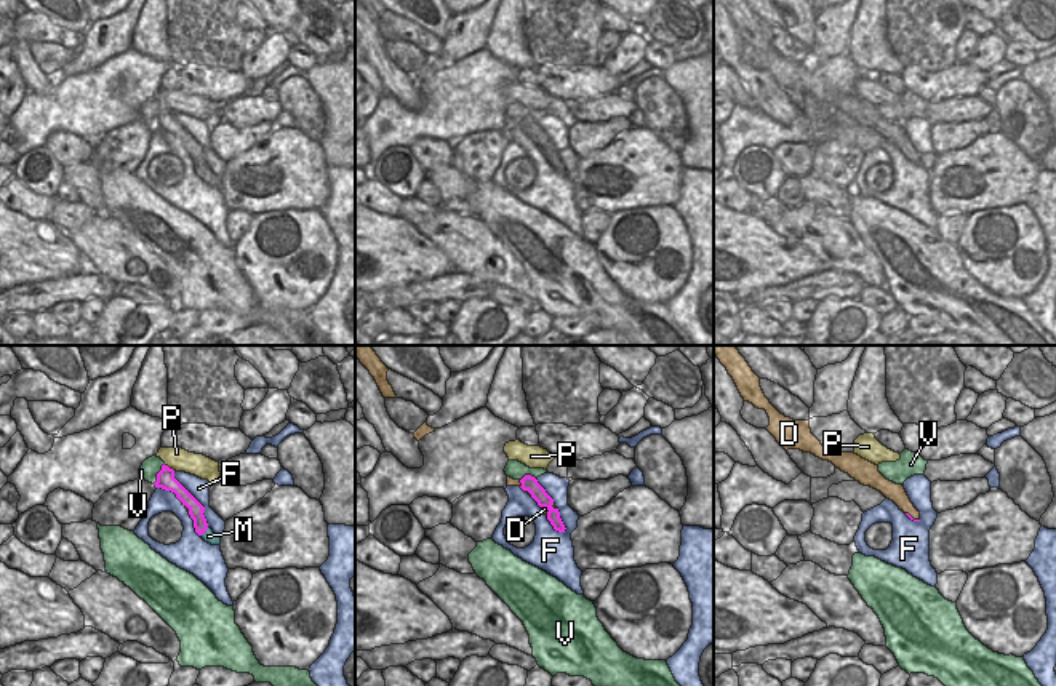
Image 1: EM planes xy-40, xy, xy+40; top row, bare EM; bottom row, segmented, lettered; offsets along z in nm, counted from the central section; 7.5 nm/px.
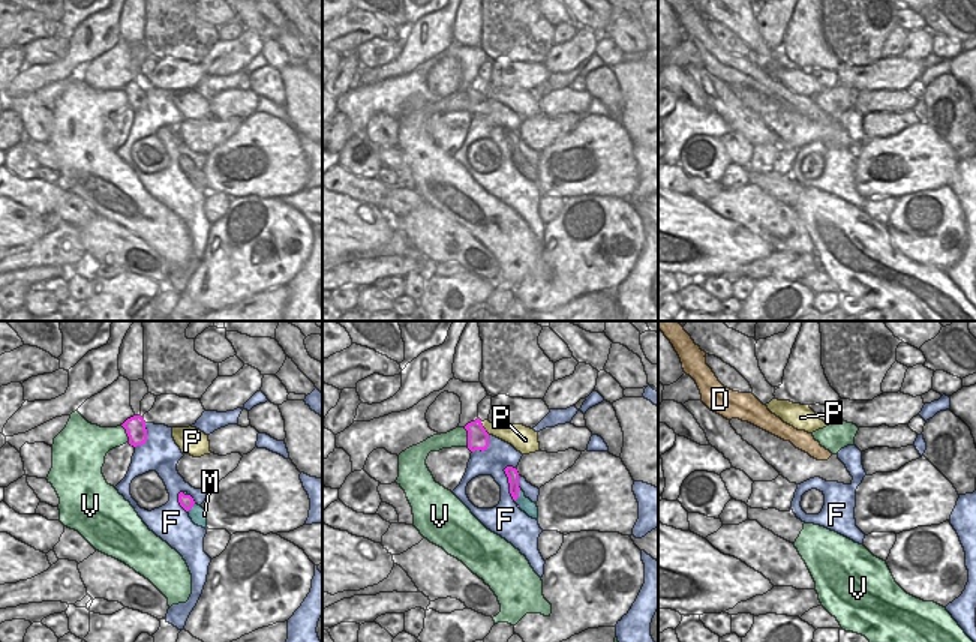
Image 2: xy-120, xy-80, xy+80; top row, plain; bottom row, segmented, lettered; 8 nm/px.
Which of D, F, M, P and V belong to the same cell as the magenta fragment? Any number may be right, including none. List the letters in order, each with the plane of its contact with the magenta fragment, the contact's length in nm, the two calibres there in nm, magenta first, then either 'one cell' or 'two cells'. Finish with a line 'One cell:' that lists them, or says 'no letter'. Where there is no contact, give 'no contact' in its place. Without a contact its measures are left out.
D: meets magenta in xy+40; contact 130 nm long; 20 nm thick on the magenta side, 140 nm on the other; two cells
F: meets magenta in xy-40; contact 500 nm long; 120 nm thick on the magenta side, 150 nm on the other; two cells
M: meets magenta in xy-40; contact 100 nm long; 120 nm thick on the magenta side, 90 nm on the other; two cells
P: meets magenta in xy-40; contact 100 nm long; 140 nm thick on the magenta side, 170 nm on the other; two cells
V: meets magenta in xy-40; contact 190 nm long; 140 nm thick on the magenta side, 140 nm on the other; two cells
One cell: no letter

